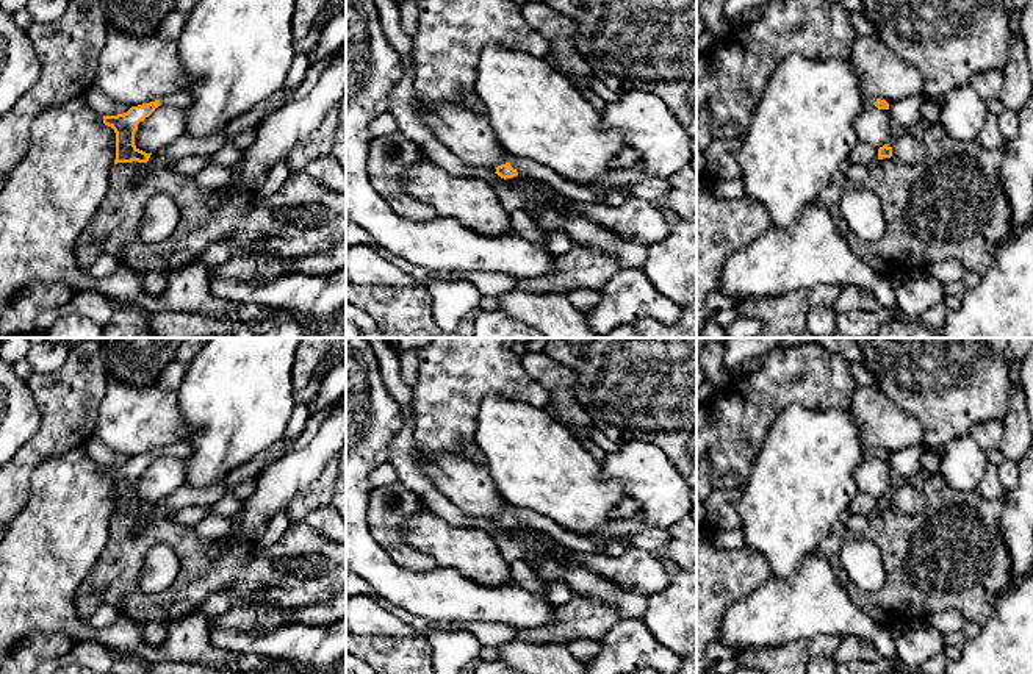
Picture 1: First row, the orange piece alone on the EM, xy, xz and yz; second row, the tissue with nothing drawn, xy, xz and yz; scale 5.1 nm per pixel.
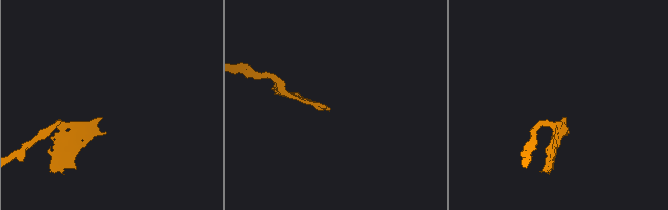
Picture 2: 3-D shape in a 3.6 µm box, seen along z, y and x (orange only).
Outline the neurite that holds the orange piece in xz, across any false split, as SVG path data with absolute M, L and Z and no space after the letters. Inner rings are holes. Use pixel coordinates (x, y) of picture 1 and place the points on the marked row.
M510 156L506 164L496 167L496 174L504 180L513 178L520 172L526 174L532 180L543 181L552 186L565 199L571 199L574 202L587 202L587 203L604 203L606 197L596 195L590 186L570 181L560 177L552 169L534 163L531 160Z

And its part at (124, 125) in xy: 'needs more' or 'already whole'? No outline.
needs more

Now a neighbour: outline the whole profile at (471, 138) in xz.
M415 95L415 108L440 144L466 166L496 174L496 167L509 163L510 155L501 145L487 114L474 116L457 105L430 109Z

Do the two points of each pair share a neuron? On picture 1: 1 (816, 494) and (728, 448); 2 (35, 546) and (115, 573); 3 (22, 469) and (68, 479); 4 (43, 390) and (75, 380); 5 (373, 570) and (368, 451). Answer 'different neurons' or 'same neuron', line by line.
1: different neurons
2: different neurons
3: different neurons
4: same neuron
5: same neuron

